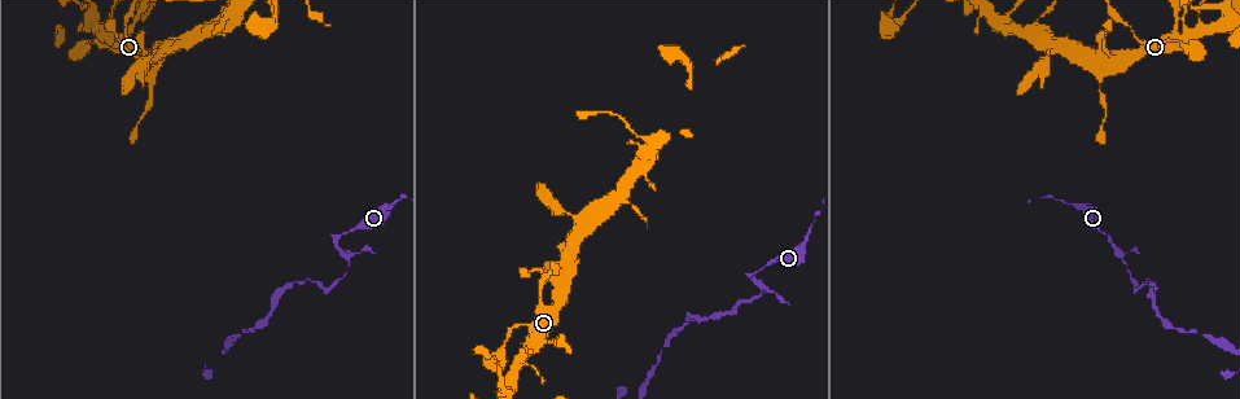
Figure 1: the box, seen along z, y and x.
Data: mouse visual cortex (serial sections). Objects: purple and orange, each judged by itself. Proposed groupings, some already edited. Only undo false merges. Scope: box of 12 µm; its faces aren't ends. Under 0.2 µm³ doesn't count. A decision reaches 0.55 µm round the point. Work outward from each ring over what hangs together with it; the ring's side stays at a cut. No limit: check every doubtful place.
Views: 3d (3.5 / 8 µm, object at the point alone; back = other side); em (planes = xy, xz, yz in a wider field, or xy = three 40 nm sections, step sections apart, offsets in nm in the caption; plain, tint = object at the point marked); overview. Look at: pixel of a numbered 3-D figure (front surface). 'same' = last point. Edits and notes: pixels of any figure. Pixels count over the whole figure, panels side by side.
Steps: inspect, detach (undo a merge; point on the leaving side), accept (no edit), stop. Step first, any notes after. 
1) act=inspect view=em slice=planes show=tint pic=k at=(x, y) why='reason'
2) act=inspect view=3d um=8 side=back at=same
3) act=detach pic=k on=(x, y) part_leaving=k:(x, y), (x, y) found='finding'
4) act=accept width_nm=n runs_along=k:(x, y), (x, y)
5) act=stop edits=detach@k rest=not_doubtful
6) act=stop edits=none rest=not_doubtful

act=inspect view=3d um=3.5 pic=1 at=(334, 241) why='sharp bend'

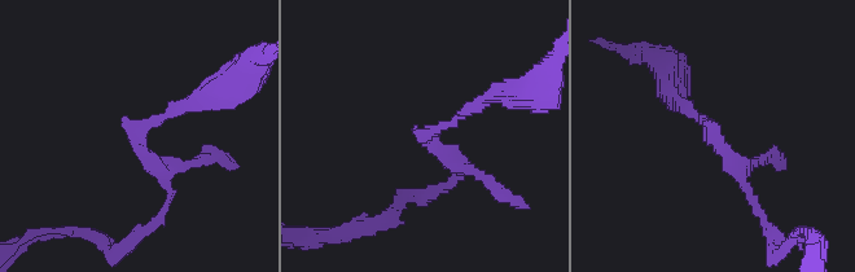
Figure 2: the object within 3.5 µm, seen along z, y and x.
act=inspect view=em slice=xy step=2 show=tint pic=2 at=(134, 140) why='now the EM'

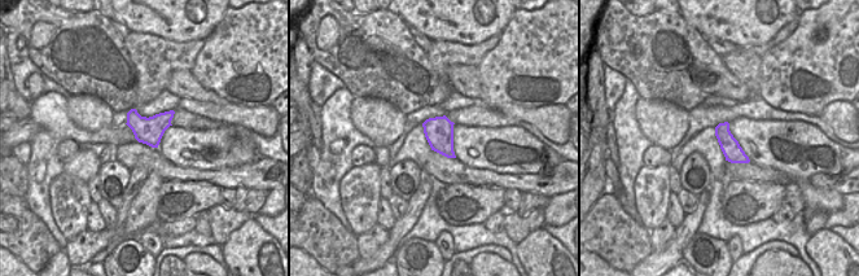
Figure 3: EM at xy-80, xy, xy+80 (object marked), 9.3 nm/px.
act=accept width_nm=260 runs_along=2:(676, 104), (704, 119), (757, 207) found='one cell here'

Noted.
act=inspect view=3d um=3.5 side=back pic=1 at=(1129, 268) why='a narrow waist'

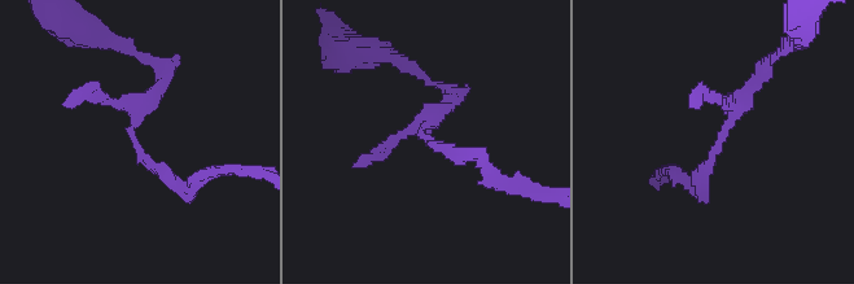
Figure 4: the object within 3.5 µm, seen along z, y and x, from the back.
act=inspect view=em slice=xy step=3 show=tint pic=4 at=(132, 139) why='need the tissue'

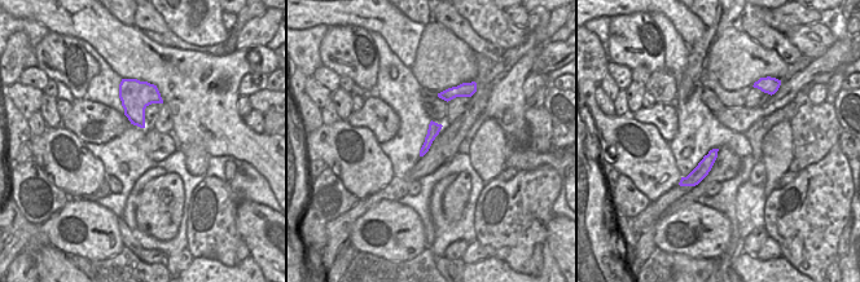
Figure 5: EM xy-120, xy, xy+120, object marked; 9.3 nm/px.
act=accept runs_along=5:(714, 153), (690, 180), (685, 180) found='all the same cell'

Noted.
act=inspect view=3d um=3.5 pic=1 at=(521, 360) why='looks like a crossing'

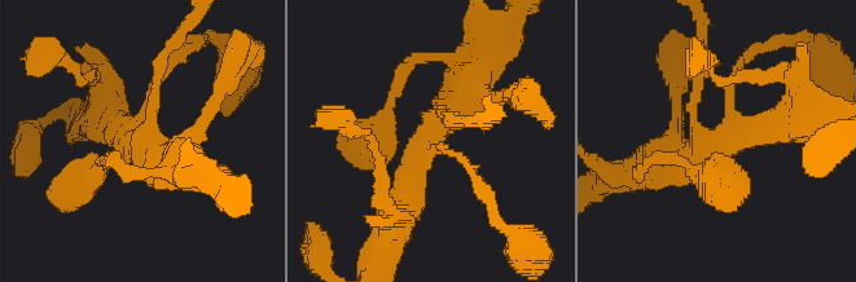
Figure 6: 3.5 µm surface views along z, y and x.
act=inspect view=em slice=xy step=2 show=plain pic=6 at=(133, 140) arms=4 arm_widths_nm=100,150,350,450

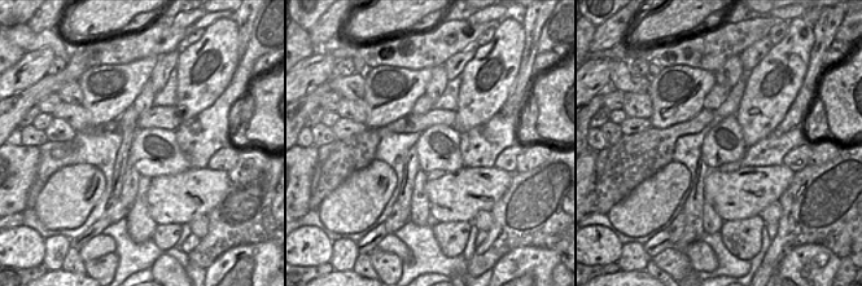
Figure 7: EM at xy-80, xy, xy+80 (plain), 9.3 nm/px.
act=inspect view=em slice=xy step=2 show=tint at=same

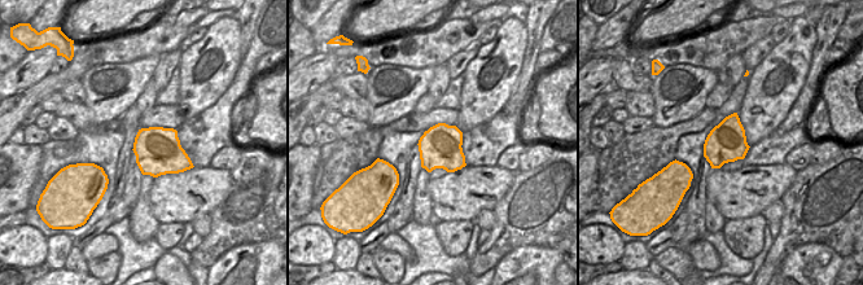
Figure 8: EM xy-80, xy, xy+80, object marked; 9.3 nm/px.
act=accept runs_along=6:(470, 80), (415, 153), (403, 212) found='all the same cell'

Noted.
act=stop edits=none rest=not_doubtful

